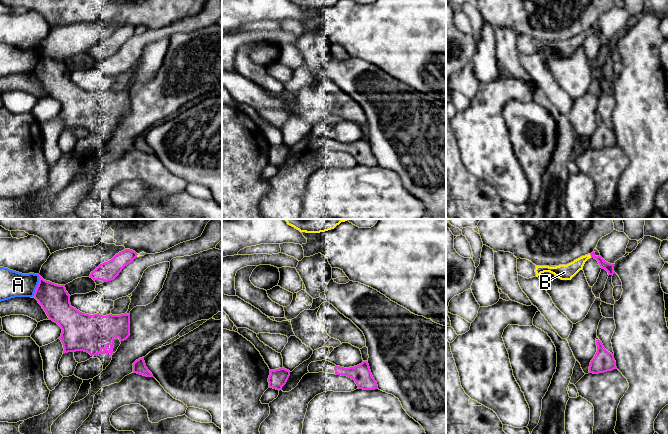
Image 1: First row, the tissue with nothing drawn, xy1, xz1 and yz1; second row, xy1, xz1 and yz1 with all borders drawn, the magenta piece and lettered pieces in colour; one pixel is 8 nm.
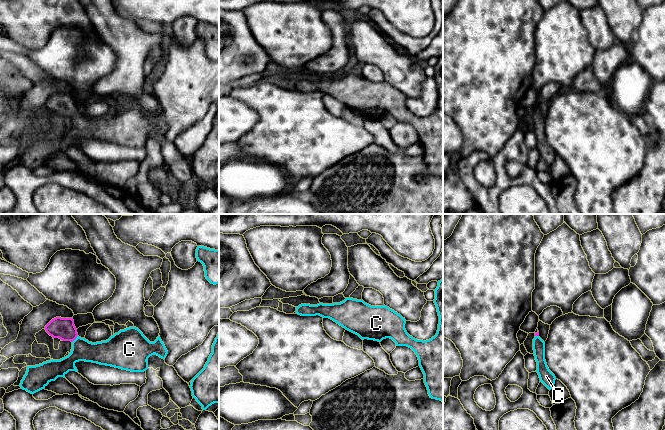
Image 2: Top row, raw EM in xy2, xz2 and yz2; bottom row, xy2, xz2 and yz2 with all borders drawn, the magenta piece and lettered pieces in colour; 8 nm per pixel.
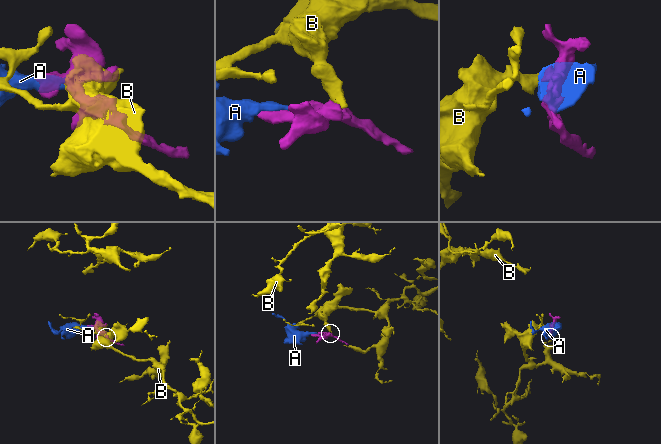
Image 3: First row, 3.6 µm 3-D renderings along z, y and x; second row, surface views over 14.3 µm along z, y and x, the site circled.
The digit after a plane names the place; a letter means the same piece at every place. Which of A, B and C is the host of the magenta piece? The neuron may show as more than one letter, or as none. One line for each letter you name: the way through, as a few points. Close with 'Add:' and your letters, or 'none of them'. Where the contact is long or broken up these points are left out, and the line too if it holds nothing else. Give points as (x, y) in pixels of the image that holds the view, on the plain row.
C: runs through xy2 (63, 104), (75, 114), (89, 128), (102, 129)
Add: C

